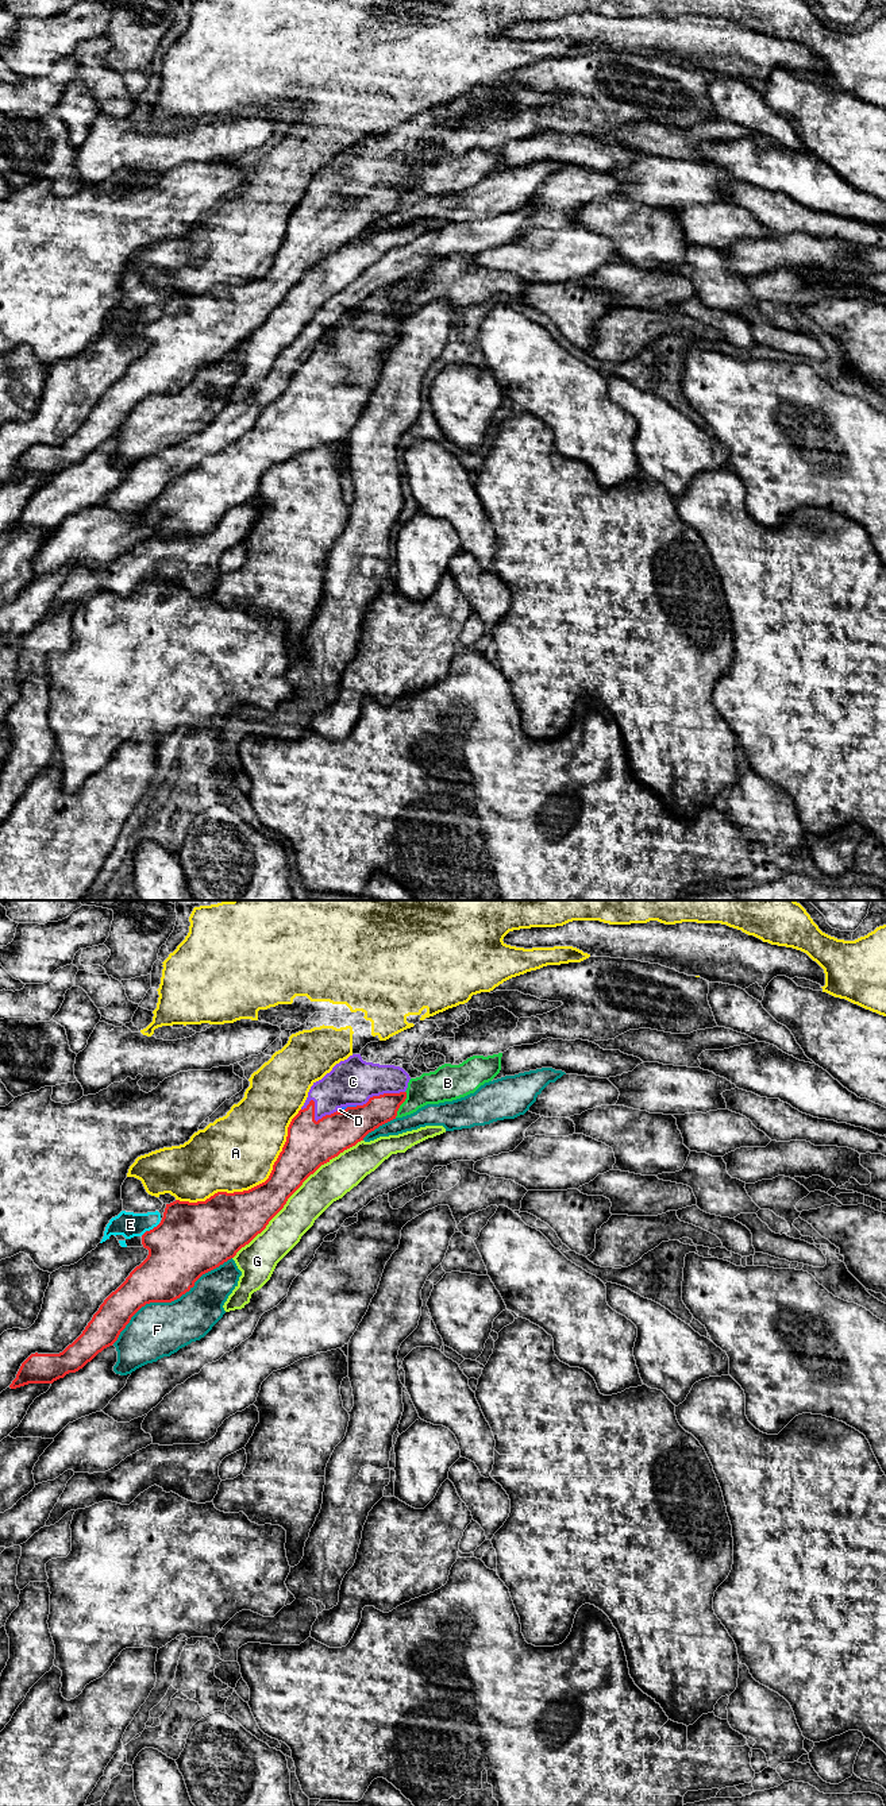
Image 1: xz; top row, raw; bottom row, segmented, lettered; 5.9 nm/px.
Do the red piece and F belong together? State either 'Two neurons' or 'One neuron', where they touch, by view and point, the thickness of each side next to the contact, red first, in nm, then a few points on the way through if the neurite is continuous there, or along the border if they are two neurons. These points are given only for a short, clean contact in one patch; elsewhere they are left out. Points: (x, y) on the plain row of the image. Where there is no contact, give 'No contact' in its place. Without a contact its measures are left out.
Two neurons. Touches red at xz (169, 394). Thickness 340 nm (red) against 320 nm

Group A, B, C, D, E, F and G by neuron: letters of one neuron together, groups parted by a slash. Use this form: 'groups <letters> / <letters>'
groups A / B E / C / D / F / G

